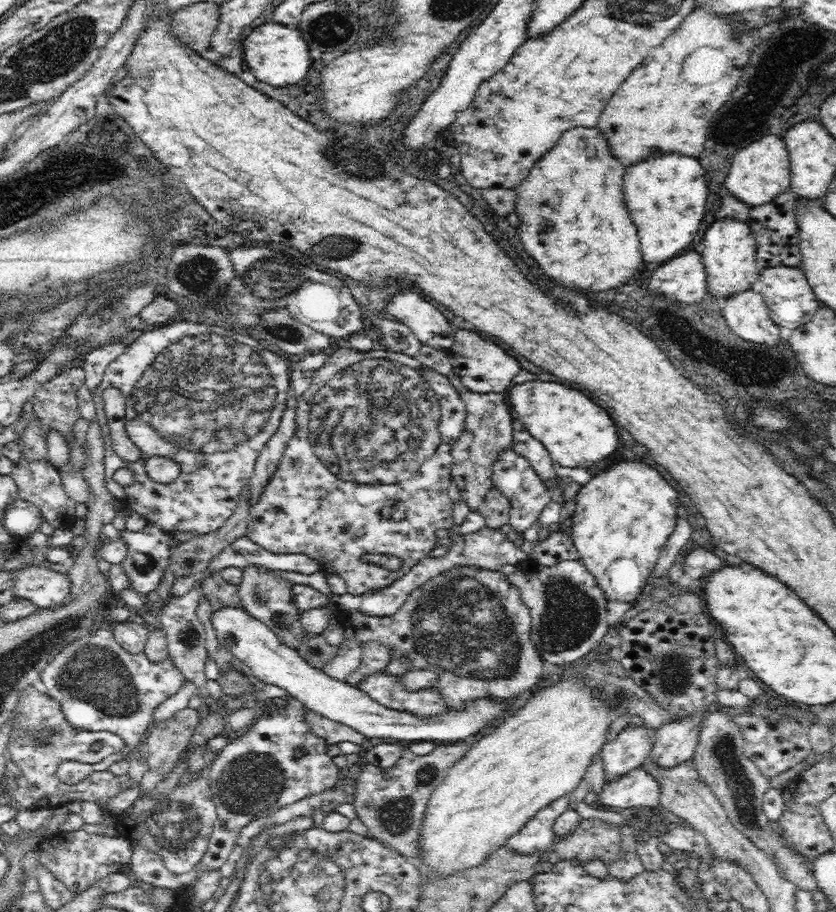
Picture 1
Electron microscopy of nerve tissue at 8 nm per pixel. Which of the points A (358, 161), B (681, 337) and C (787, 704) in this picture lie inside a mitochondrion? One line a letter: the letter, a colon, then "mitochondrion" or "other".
A: mitochondrion
B: other
C: other

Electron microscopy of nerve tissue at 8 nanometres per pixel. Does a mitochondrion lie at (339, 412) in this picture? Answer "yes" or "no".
yes

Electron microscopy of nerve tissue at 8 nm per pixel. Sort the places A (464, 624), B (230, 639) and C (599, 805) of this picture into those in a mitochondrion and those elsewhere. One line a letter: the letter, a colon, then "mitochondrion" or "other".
A: mitochondrion
B: other
C: other

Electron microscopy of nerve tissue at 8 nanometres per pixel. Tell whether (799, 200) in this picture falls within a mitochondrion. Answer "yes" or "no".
no

